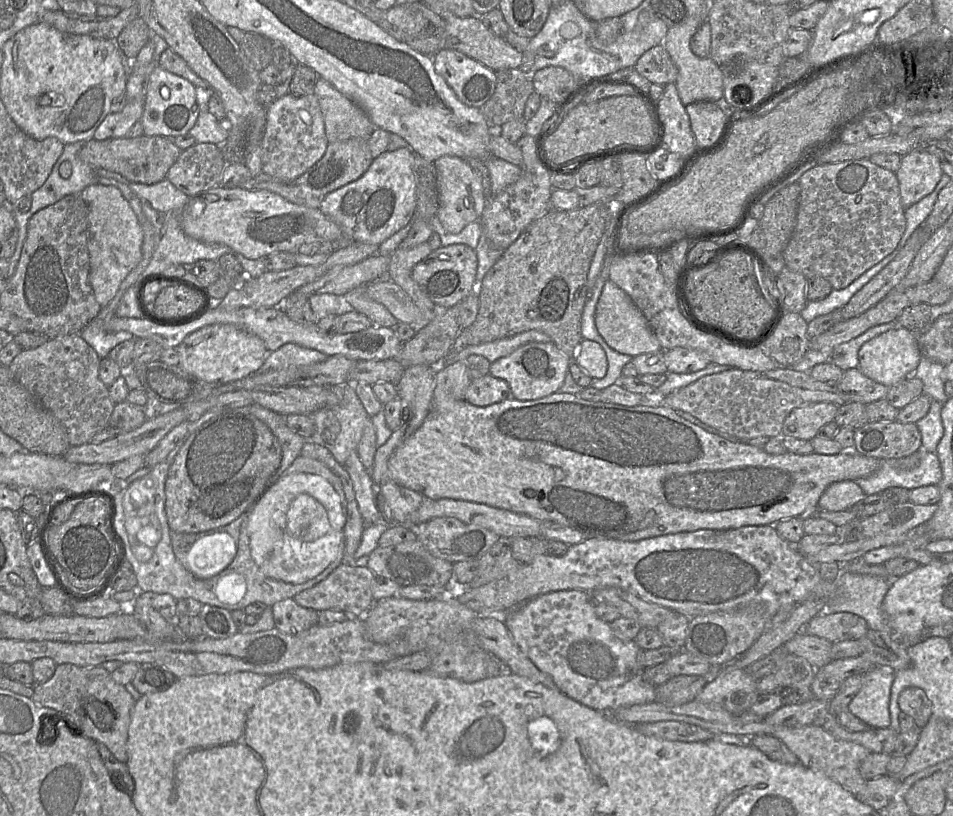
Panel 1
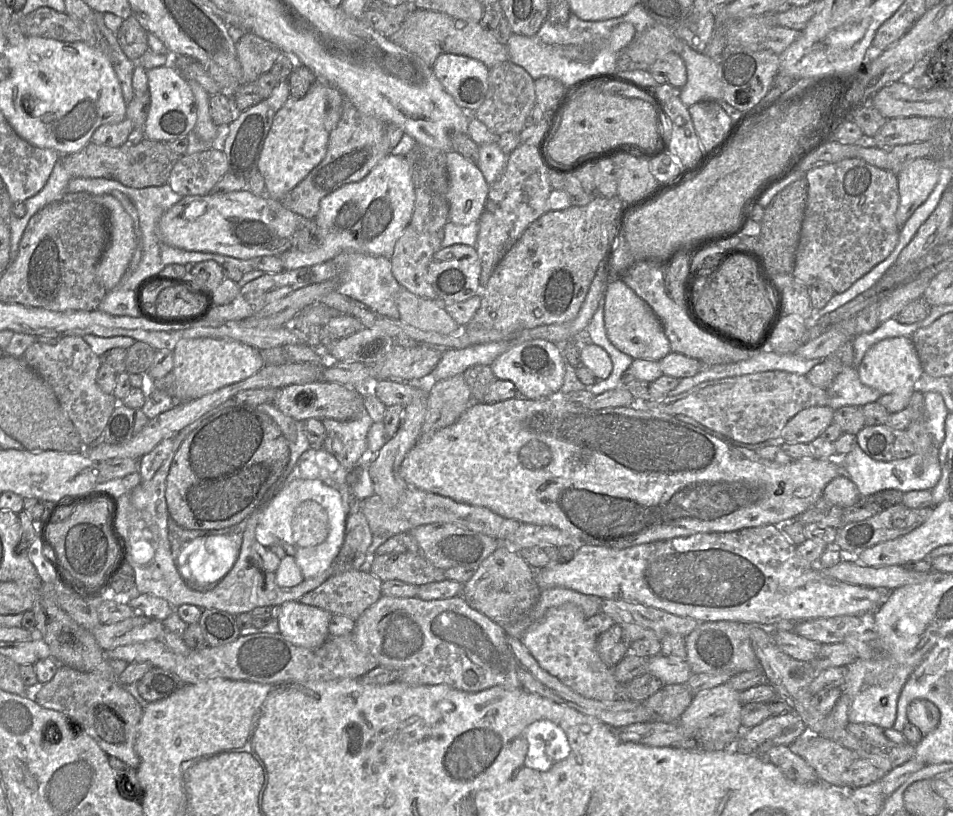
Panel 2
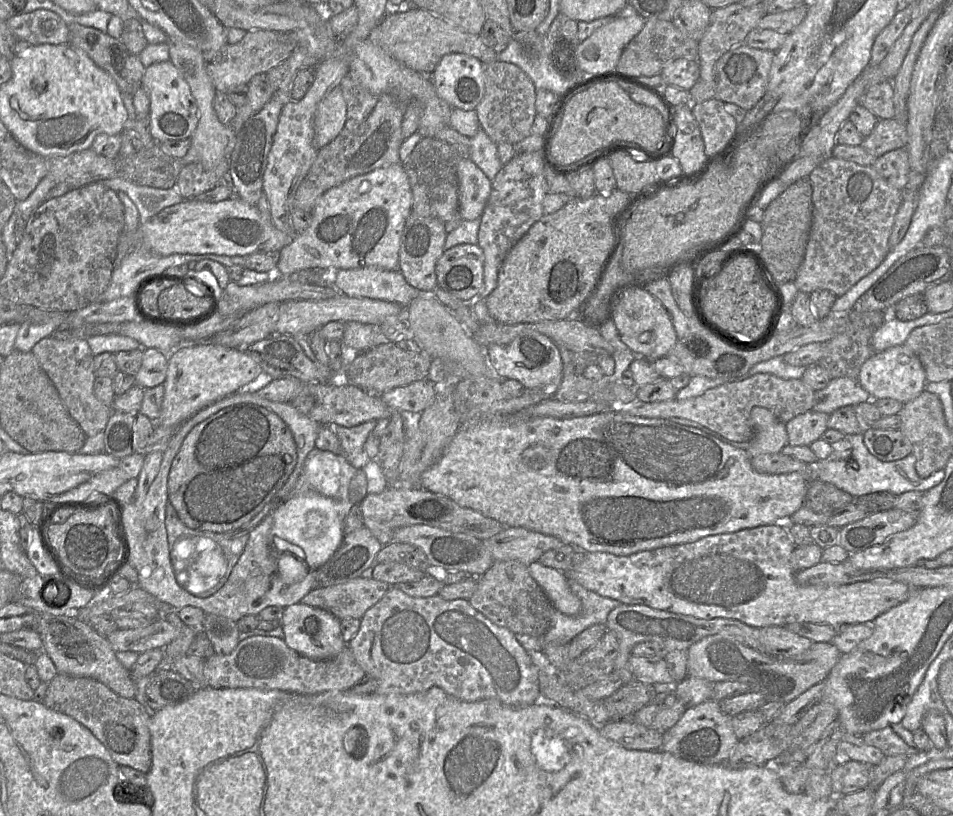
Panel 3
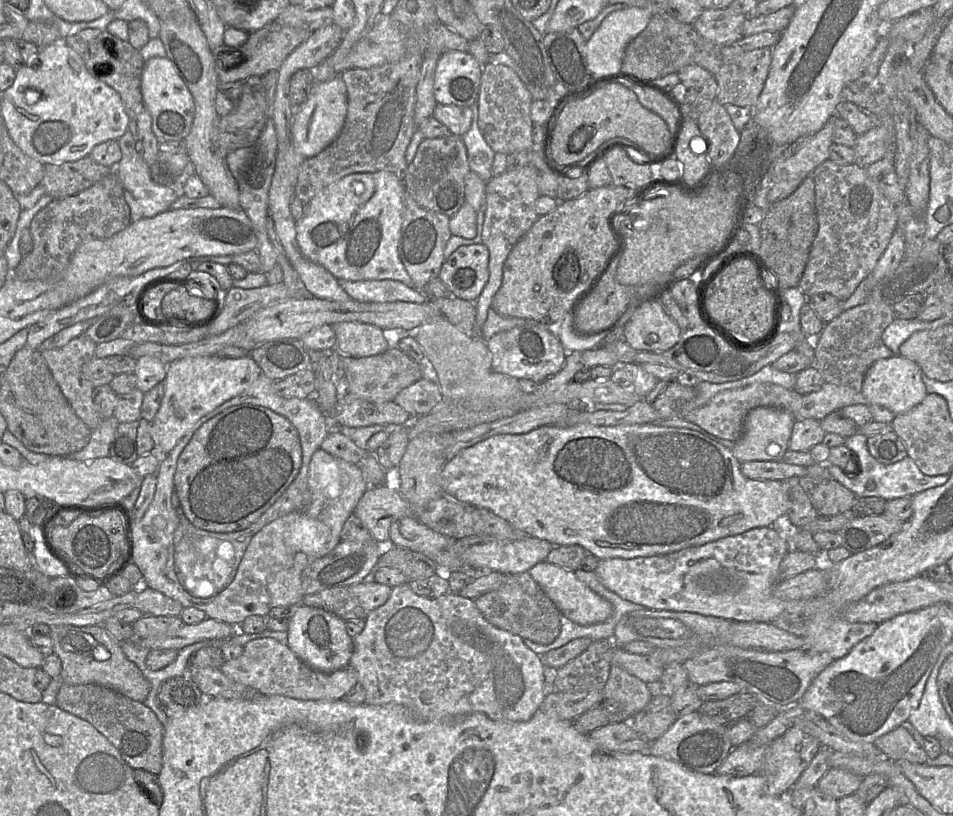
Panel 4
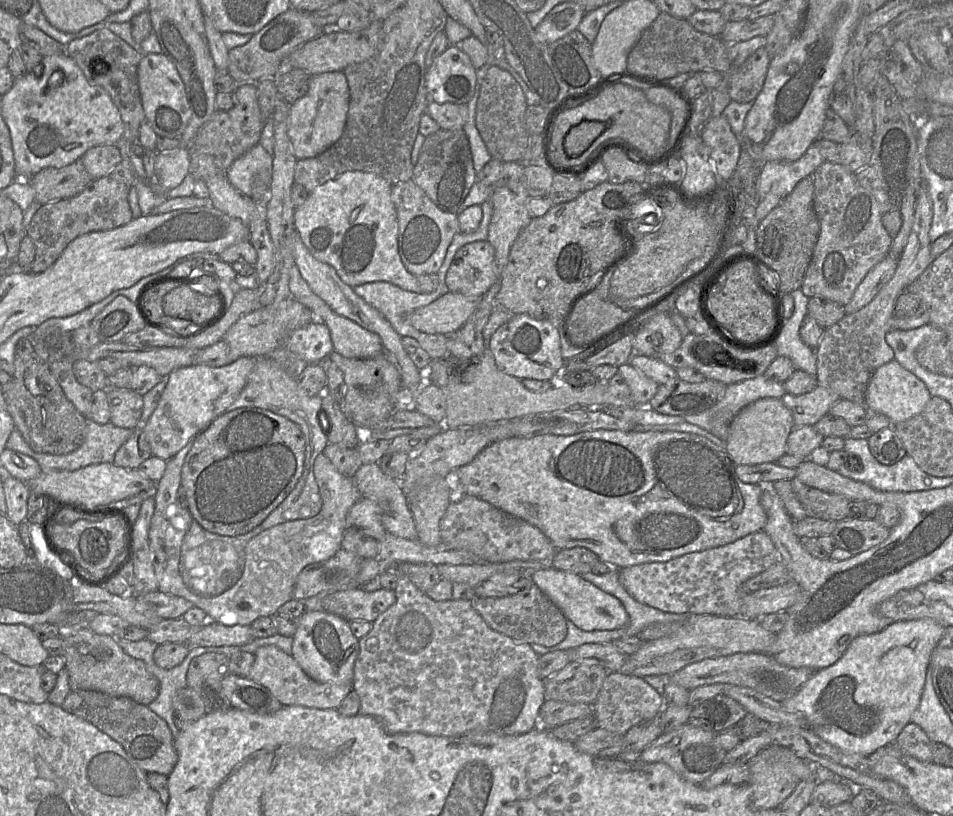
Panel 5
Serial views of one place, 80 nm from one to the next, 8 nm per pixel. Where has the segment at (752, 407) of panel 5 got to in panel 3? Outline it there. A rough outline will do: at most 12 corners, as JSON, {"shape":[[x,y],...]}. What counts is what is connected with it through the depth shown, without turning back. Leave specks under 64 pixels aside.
{"shape":[[764,407],[750,418],[754,436],[746,450],[753,458],[781,453],[786,424]]}

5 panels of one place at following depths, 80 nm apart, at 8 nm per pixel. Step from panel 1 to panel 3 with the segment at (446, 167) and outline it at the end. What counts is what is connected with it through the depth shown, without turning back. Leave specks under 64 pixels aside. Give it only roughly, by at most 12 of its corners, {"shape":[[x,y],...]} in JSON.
{"shape":[[467,156],[457,165],[458,217],[480,218],[492,181]]}

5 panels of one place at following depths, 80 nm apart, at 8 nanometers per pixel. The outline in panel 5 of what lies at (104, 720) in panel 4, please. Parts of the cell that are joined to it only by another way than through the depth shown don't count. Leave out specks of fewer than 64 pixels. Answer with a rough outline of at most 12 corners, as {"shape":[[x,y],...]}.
{"shape":[[71,690],[61,706],[146,773],[177,764],[165,720],[130,698]]}

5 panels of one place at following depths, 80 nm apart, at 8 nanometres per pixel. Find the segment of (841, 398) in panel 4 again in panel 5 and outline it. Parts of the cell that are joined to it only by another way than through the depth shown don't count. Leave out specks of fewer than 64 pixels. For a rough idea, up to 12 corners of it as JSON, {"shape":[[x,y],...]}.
{"shape":[[820,385],[781,398],[794,426],[814,426],[839,399]]}

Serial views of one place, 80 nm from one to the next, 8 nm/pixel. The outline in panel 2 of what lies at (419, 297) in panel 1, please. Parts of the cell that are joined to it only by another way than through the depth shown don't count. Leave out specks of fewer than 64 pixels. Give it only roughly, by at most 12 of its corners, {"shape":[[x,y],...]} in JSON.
{"shape":[[408,225],[389,258],[400,286],[436,300],[427,270],[437,233]]}

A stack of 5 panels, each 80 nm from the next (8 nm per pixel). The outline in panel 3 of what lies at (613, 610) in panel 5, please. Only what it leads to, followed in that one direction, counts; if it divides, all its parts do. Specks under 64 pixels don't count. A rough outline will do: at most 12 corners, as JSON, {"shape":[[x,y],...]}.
{"shape":[[531,563],[529,572],[554,609],[568,616],[581,601],[565,572]]}

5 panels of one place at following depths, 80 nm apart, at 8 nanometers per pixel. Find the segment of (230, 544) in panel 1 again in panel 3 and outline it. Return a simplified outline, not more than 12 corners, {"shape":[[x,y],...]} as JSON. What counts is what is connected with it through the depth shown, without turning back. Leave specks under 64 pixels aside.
{"shape":[[210,539],[188,564],[175,550],[175,574],[191,592],[211,595],[228,570],[221,548]]}

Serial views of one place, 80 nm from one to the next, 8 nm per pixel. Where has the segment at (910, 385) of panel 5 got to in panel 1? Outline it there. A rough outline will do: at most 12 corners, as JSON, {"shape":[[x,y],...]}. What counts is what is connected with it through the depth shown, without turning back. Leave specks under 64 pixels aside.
{"shape":[[886,331],[858,351],[865,376],[891,387],[916,371],[918,337]]}

